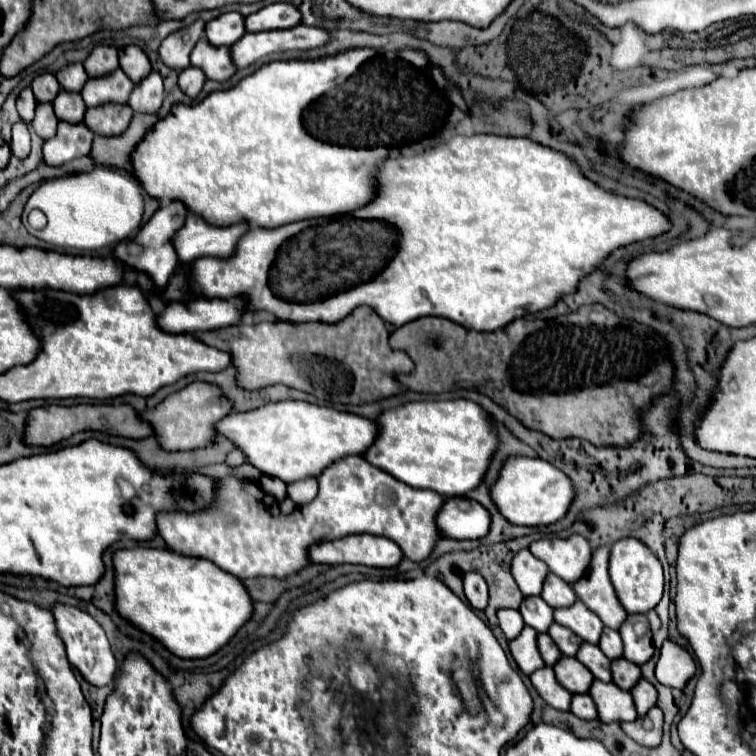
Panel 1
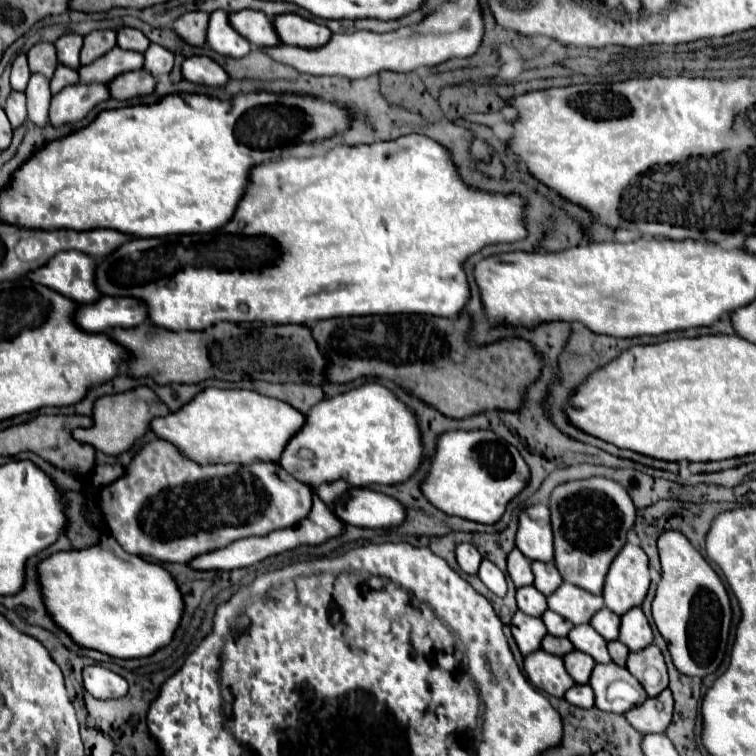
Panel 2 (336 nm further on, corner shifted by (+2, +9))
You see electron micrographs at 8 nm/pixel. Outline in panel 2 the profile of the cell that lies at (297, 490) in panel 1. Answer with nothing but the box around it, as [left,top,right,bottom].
[279,382,423,488]

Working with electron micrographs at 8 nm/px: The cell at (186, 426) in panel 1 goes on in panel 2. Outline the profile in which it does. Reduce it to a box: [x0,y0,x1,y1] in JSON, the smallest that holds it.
[73,386,171,456]

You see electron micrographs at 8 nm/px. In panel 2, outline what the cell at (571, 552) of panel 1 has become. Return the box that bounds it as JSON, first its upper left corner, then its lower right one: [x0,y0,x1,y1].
[517,504,555,562]

